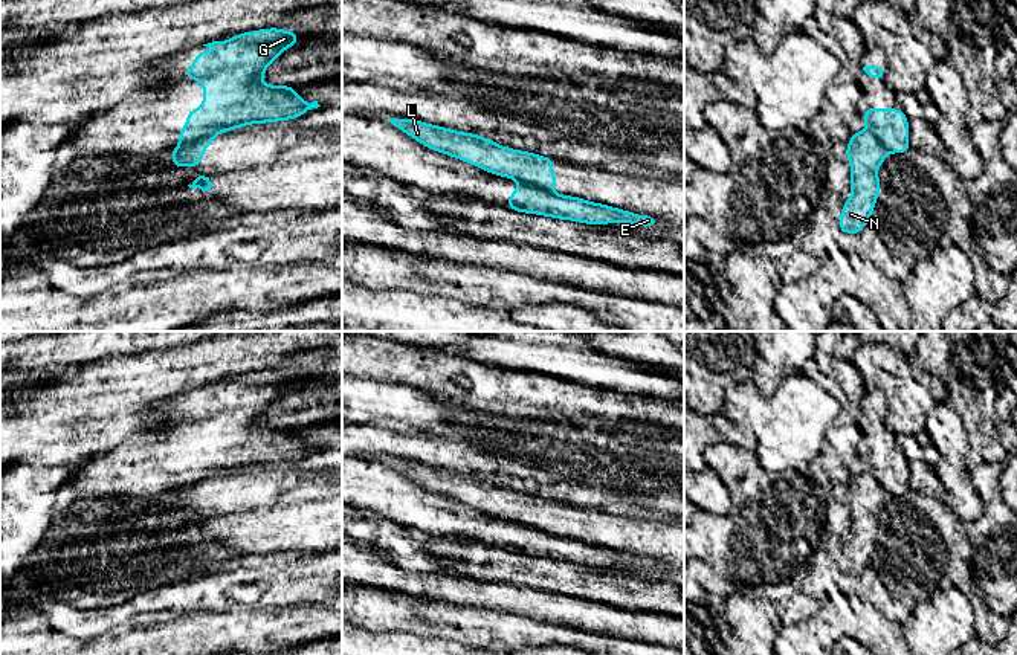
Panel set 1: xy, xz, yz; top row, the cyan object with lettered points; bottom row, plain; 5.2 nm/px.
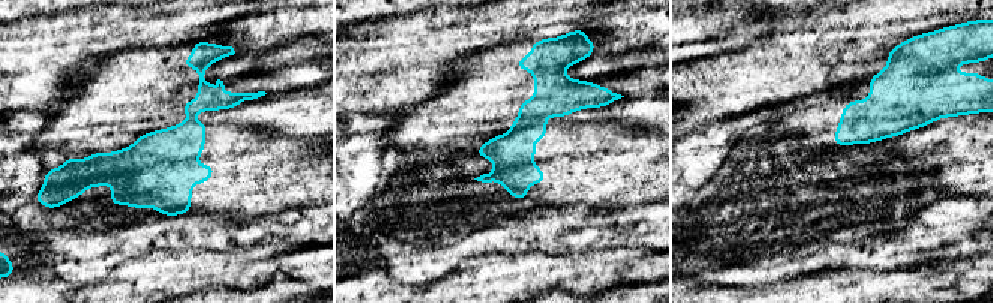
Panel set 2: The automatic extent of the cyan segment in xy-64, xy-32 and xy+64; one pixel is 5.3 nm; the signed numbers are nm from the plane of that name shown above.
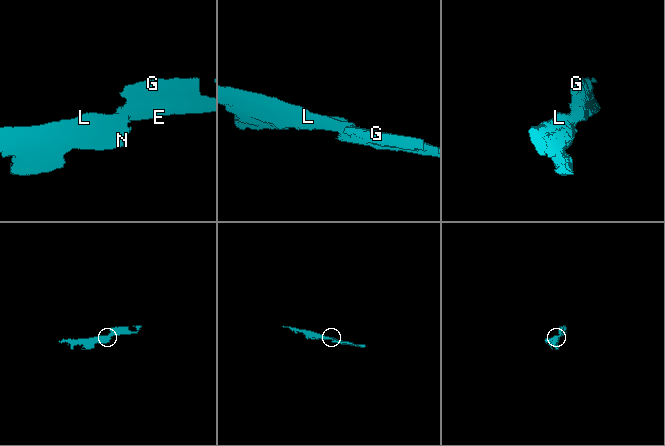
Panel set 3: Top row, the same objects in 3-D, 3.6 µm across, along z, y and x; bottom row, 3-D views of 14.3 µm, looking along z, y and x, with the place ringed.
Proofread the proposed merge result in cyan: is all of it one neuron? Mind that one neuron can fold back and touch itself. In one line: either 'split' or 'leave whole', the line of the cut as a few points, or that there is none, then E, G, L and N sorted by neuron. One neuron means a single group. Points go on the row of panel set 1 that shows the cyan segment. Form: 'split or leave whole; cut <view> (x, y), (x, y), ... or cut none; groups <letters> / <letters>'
split; cut xy (214, 133), (180, 145); groups E G / L N

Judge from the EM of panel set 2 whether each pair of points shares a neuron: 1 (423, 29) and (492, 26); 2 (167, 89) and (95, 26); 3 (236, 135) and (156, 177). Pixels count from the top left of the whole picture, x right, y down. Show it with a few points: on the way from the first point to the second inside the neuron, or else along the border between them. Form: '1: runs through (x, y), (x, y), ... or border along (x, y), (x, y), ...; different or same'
1: runs through (440, 32), (476, 27); same
2: border along (137, 47), (99, 57), (90, 63); different
3: runs through (216, 155), (203, 168), (176, 170); same

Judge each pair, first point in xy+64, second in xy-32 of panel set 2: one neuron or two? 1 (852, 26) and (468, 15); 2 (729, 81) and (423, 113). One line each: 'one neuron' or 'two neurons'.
1: one neuron
2: two neurons

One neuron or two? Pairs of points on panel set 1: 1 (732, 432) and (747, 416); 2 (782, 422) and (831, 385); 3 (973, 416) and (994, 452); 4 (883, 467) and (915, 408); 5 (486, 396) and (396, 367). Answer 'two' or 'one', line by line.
1: two
2: two
3: one
4: two
5: one

